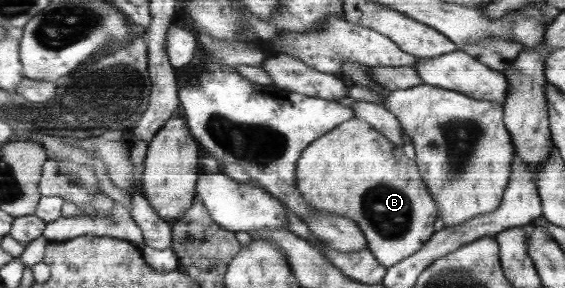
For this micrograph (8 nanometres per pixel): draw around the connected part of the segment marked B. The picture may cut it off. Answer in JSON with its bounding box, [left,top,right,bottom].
[297,116,438,268]

